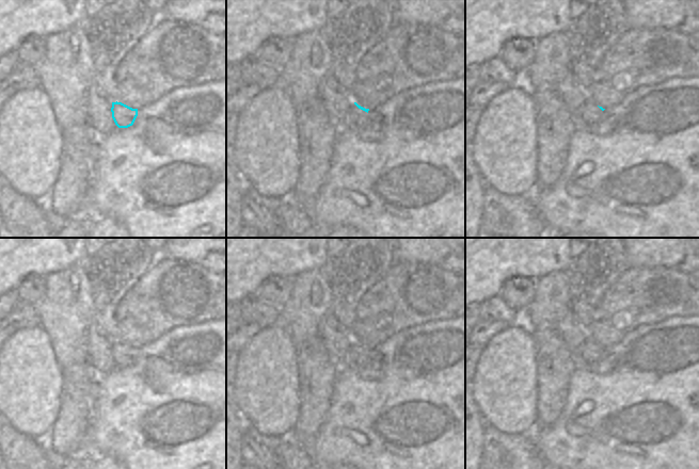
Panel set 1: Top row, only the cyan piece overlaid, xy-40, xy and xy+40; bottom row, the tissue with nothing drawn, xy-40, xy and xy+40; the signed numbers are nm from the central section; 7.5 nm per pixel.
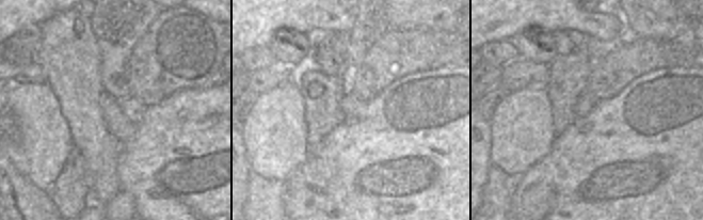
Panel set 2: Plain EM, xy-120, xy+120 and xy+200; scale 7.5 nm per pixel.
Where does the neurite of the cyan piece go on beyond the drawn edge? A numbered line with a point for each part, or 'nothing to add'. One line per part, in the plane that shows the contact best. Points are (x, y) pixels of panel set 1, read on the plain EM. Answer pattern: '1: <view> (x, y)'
1: xy (355, 357)

